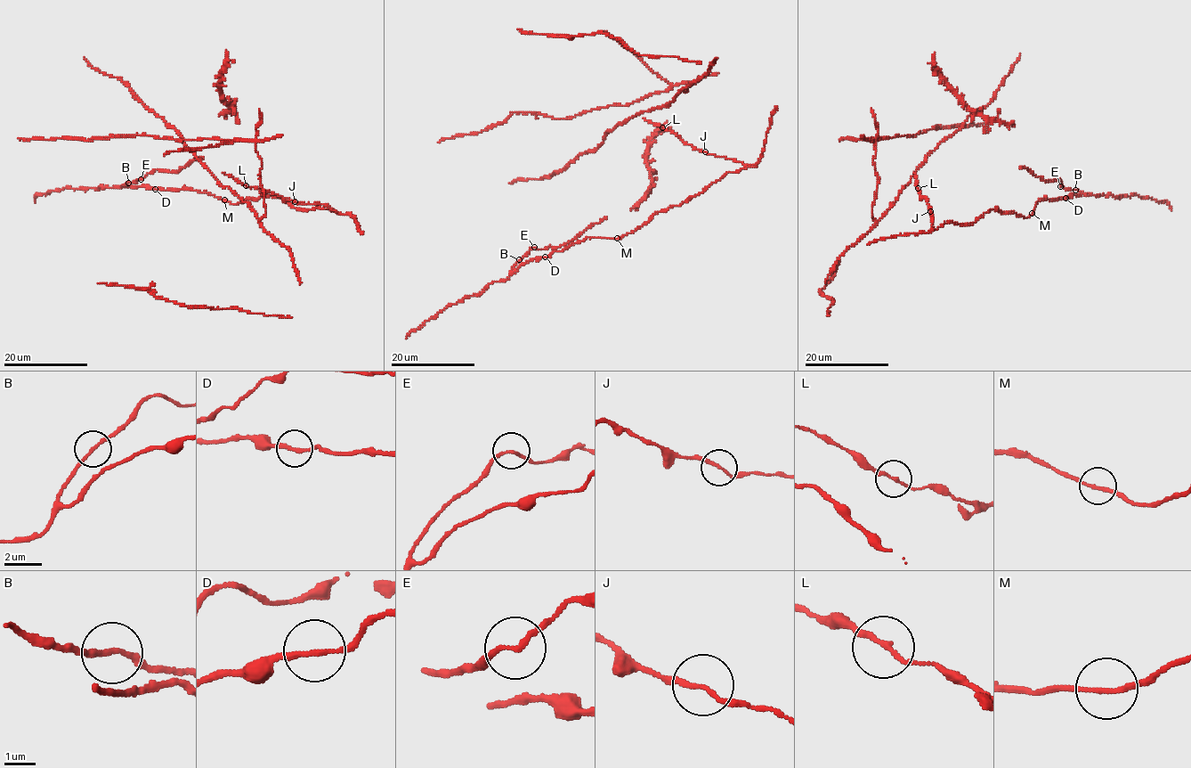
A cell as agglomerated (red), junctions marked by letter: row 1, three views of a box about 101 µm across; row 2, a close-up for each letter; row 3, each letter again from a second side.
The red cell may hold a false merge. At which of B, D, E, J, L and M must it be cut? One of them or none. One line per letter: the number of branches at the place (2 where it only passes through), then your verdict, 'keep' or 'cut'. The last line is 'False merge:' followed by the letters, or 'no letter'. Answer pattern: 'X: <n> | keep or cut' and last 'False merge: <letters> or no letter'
B: 2 | keep
D: 2 | keep
E: 2 | keep
J: 2 | keep
L: 2 | keep
M: 2 | keep
False merge: no letter

